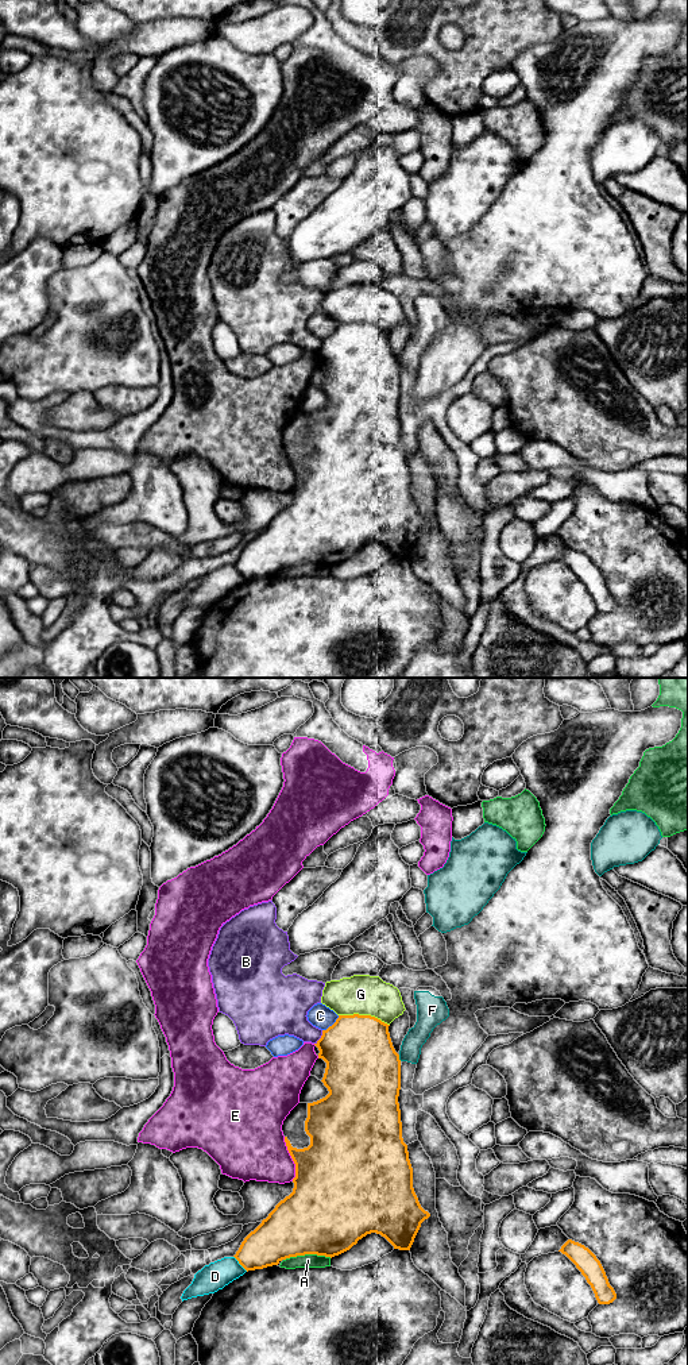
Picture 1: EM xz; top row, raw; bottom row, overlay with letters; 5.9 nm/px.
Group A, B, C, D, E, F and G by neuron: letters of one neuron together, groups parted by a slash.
A / B / C / D / E / F / G

